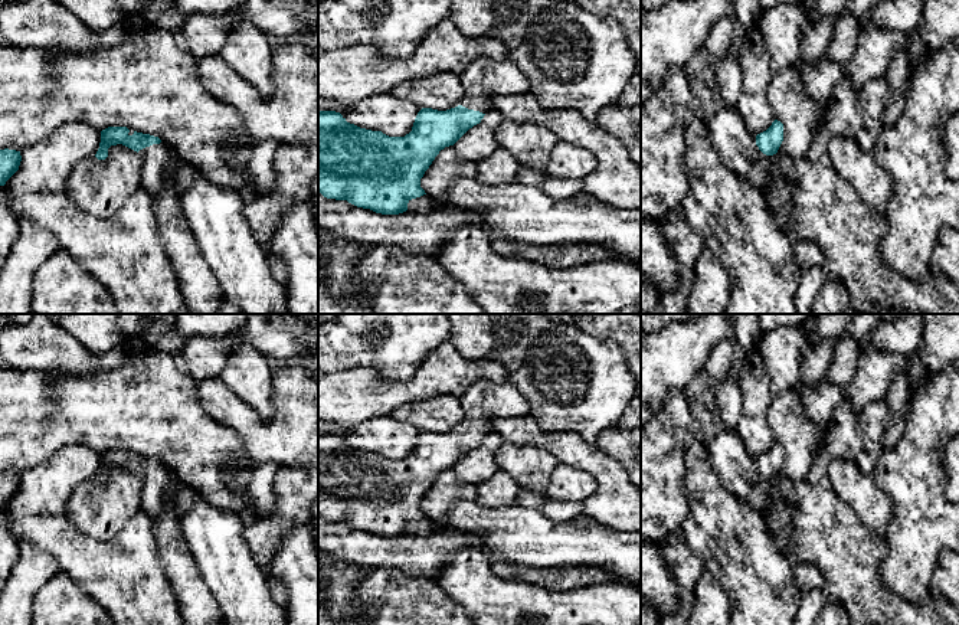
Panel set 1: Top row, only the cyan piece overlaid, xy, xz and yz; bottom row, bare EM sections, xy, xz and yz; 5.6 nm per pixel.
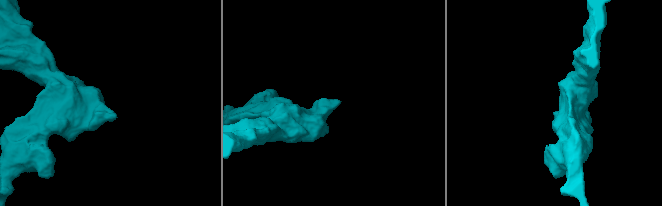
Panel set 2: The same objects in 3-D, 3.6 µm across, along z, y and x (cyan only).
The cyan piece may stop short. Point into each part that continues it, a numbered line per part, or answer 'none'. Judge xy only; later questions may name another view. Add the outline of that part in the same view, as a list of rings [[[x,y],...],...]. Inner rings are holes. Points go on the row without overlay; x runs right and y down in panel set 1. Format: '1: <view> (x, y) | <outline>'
1: xy (159, 484) | [[[163,465],[145,469],[140,472],[138,477],[143,480],[143,510],[154,523],[161,520],[164,501],[167,498],[173,501],[174,511],[180,521],[197,494],[194,488],[176,480]]]

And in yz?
1: yz (736, 468) | [[[730,428],[717,432],[707,451],[723,487],[752,510],[763,513],[769,478],[759,472],[756,458],[746,452],[737,432]]]

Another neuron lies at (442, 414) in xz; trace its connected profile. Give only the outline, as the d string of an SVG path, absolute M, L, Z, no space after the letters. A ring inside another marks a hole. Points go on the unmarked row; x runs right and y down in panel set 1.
M451 395L406 403L395 409L392 416L416 426L420 432L432 431L438 433L461 428L465 419L459 399Z

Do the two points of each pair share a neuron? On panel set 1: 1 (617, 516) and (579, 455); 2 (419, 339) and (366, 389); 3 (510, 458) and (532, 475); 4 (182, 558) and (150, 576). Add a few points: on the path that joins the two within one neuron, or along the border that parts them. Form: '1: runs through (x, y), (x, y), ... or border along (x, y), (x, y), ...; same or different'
1: runs through (617, 500), (614, 486), (595, 467); same
2: border along (347, 369), (370, 367), (388, 379), (413, 375); different
3: runs through (516, 460), (526, 470); same
4: border along (154, 536), (157, 555), (176, 601); different

